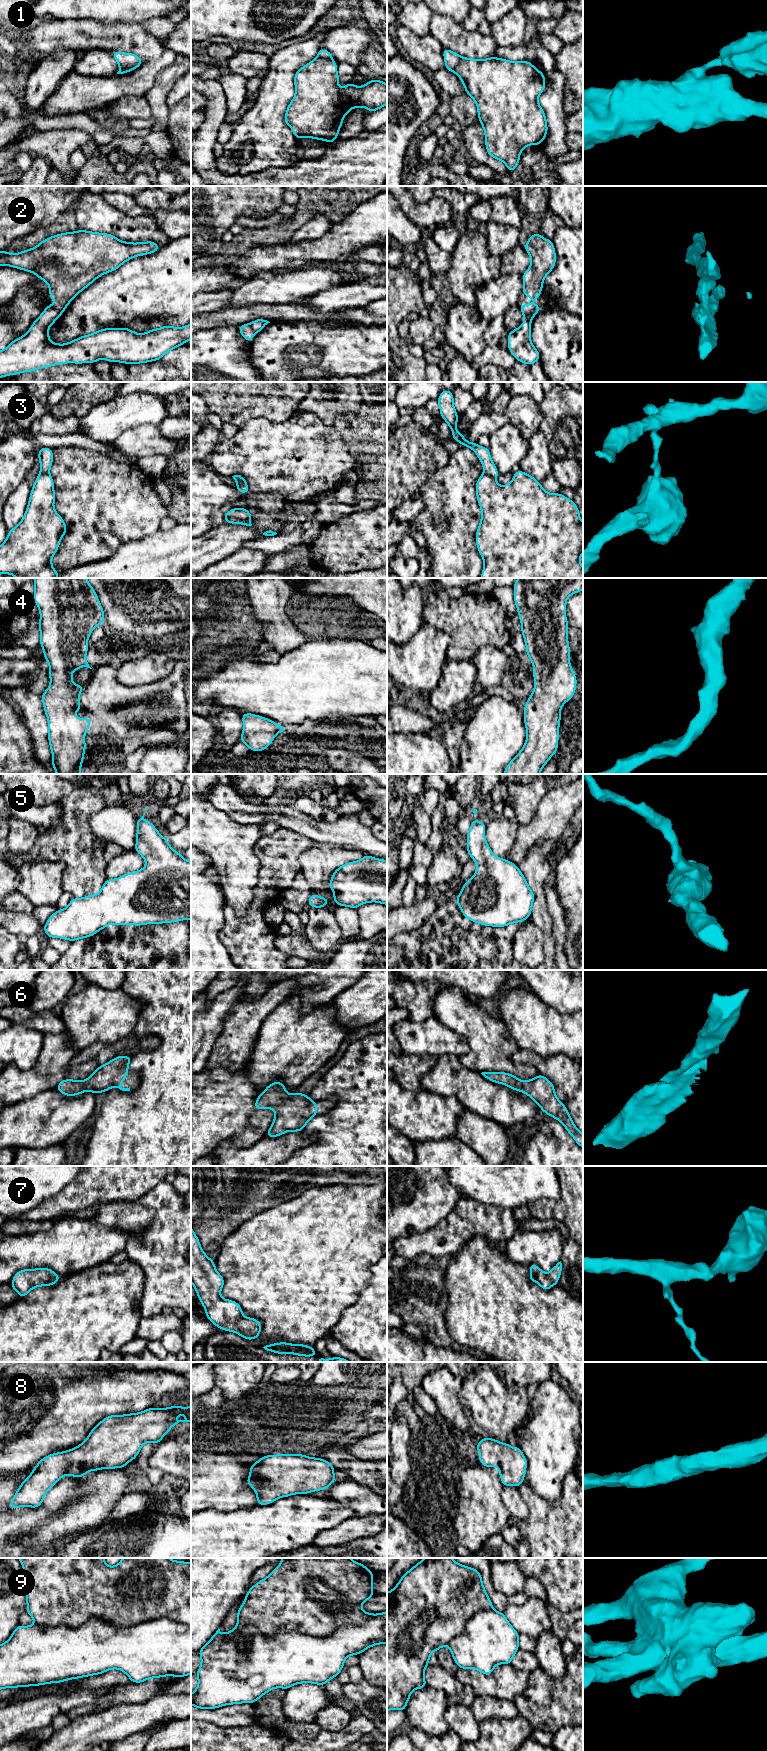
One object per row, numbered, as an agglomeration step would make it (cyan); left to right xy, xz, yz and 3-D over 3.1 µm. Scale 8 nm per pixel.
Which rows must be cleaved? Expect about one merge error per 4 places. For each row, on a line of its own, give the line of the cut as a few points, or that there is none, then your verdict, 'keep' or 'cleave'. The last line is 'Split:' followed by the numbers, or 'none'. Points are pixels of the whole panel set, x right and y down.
1: cut xz (317, 56), (323, 59), (331, 59); cleave
2: cut none; keep
3: cut yz (484, 472), (494, 479); cleave
4: cut none; keep
5: cut none; keep
6: cut none; keep
7: cut none; keep
8: cut none; keep
9: cut xz (374, 1614), (325, 1636), (246, 1626), (245, 1647), (236, 1644); cleave
Split: 1, 3, 9

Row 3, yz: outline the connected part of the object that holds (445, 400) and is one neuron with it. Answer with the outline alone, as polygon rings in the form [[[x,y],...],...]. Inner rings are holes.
[[[443,390],[437,400],[440,408],[440,416],[447,422],[448,426],[450,427],[453,440],[460,442],[463,447],[471,448],[482,463],[484,473],[496,479],[499,472],[492,461],[489,448],[479,446],[476,442],[468,442],[465,437],[456,429],[459,414],[454,408],[452,390]]]

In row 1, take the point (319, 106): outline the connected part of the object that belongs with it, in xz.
[[[316,57],[296,71],[295,96],[287,107],[284,121],[291,127],[297,140],[308,137],[333,143],[350,110],[361,107],[372,113],[387,104],[387,84],[381,80],[371,79],[361,87],[350,82],[343,88],[338,87],[338,82],[337,63],[333,59]]]

